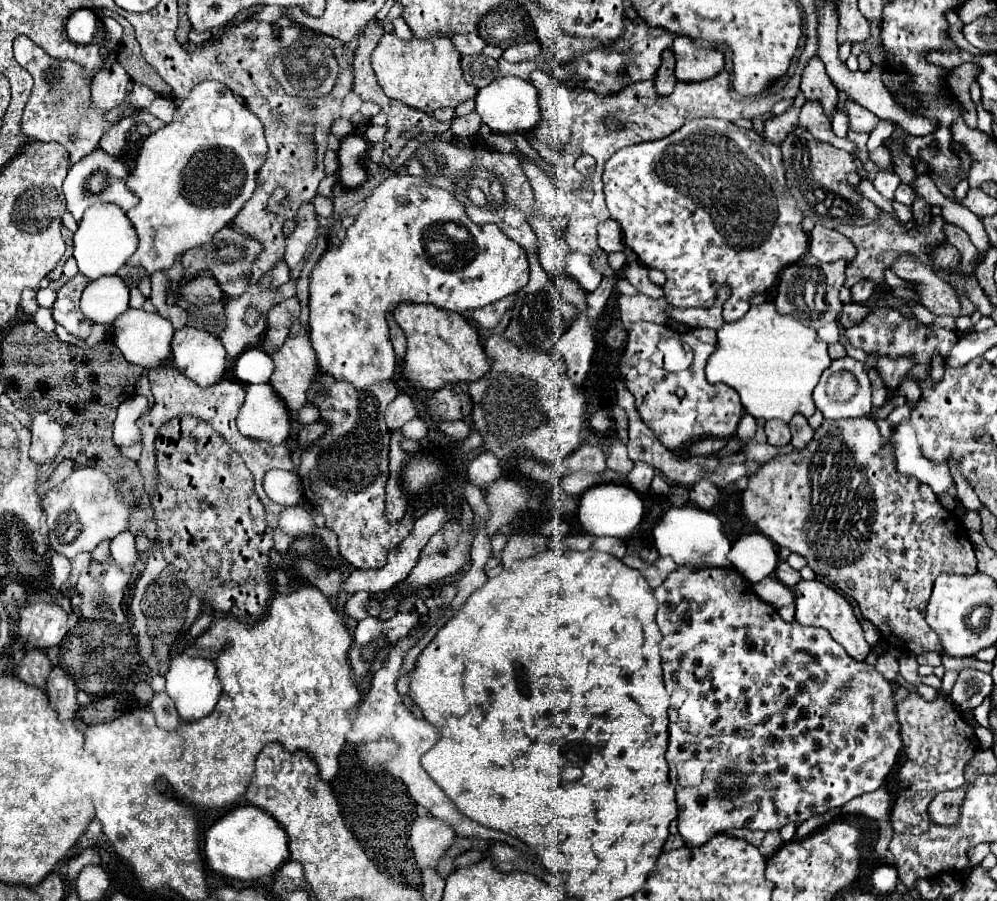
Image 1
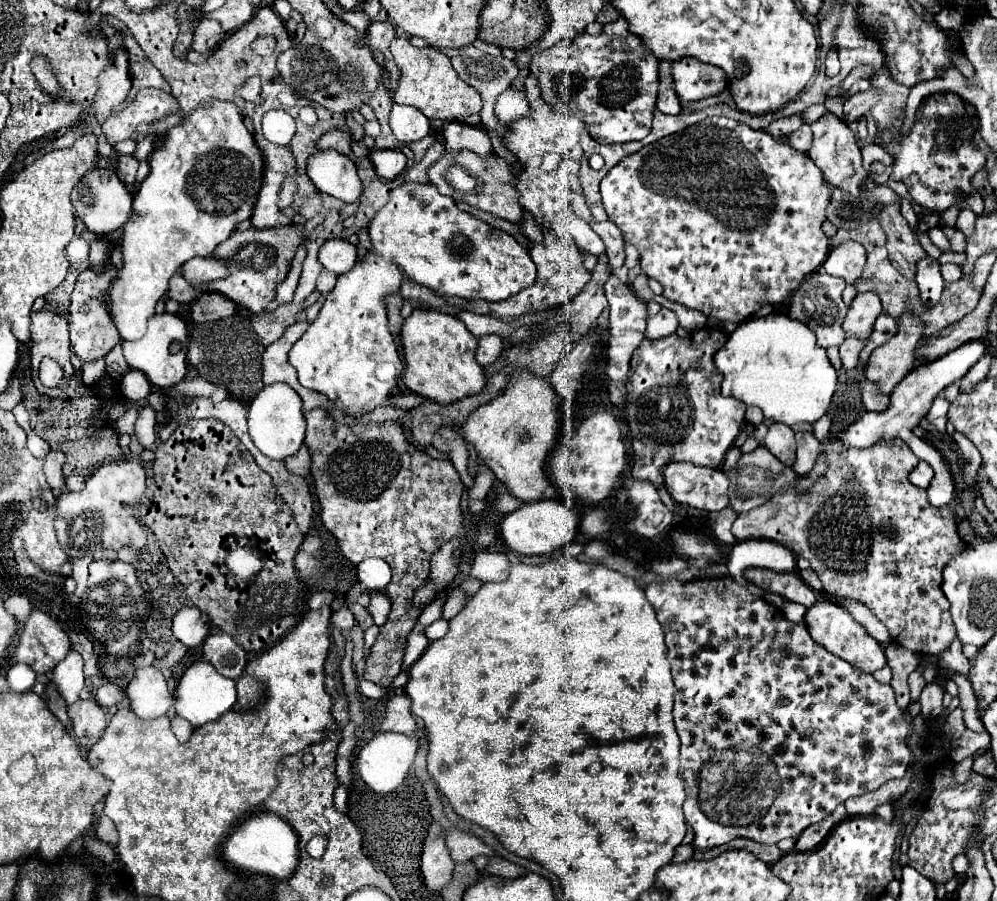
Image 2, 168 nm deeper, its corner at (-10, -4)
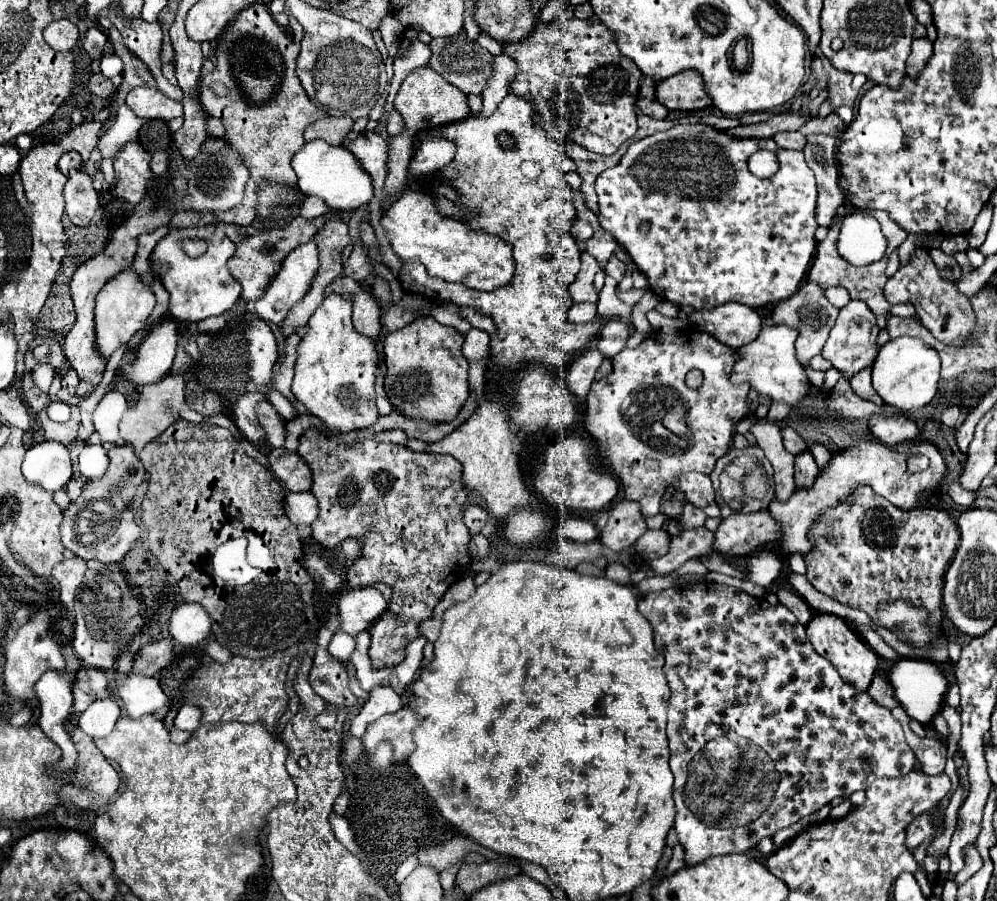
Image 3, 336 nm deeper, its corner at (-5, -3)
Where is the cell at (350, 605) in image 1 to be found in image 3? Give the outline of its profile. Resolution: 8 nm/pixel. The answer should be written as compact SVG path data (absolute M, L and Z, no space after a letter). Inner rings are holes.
M339 615L329 617L327 623L323 625L323 629L319 631L315 661L313 661L313 667L309 673L309 683L311 683L313 691L319 697L323 697L327 703L345 707L345 709L353 709L359 705L359 699L349 689L347 671L343 669L341 661L331 657L327 651L327 645L337 631L339 631Z

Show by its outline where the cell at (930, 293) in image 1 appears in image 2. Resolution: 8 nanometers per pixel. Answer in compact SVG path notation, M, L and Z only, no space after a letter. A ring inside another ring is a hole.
M906 310L898 320L898 332L878 346L868 362L868 380L878 382L884 394L890 394L892 388L916 366L914 348L924 334L926 322Z

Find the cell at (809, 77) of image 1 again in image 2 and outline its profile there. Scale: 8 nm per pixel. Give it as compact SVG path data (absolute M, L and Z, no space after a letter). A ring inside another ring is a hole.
M826 112L820 120L816 120L812 124L812 132L814 132L814 144L808 150L808 156L816 162L816 166L822 170L824 180L840 190L850 192L852 196L856 196L860 190L860 182L864 178L868 178L868 172L862 168L862 156L860 156L860 146L856 142L854 132L848 128L848 124L838 118L832 112Z

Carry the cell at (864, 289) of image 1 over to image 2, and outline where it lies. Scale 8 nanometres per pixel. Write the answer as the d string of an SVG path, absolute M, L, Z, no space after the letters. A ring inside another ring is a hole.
M872 292L856 294L856 298L844 318L846 336L868 338L870 332L874 330L874 322L880 312L882 312L882 302L876 294L872 294Z

